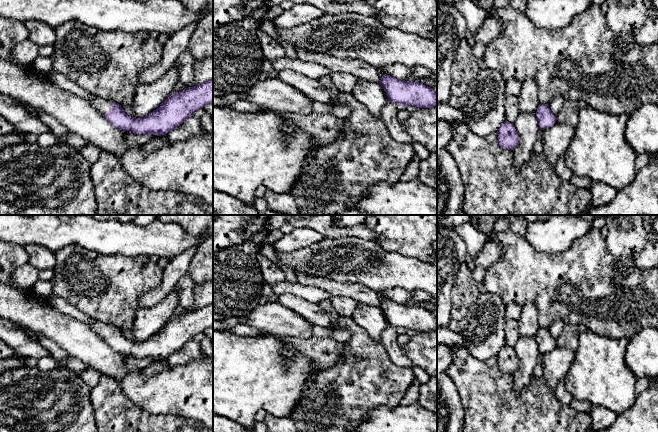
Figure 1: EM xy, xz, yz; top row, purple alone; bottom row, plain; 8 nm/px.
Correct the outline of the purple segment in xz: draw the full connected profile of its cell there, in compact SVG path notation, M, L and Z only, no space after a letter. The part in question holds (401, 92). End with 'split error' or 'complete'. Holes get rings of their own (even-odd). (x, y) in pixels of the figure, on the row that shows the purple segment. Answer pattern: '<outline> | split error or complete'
M388 74L383 75L379 83L388 100L403 107L431 108L437 105L437 93L421 83L396 79Z | complete

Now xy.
M213 79L172 93L153 112L142 118L128 116L116 102L98 96L90 99L93 107L116 128L134 134L163 136L183 123L198 109L213 102Z | split error

